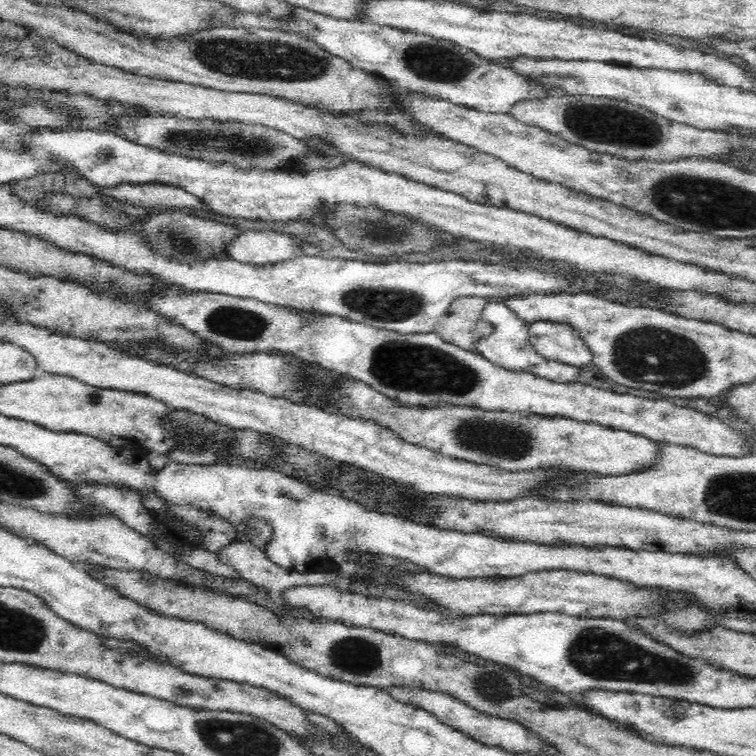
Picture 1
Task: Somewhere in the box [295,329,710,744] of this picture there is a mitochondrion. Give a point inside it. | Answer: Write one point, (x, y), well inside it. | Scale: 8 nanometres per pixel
(596, 652)

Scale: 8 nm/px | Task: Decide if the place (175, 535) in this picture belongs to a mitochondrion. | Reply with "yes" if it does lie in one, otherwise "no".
no

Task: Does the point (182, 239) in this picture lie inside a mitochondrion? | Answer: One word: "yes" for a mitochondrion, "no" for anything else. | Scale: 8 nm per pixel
yes

